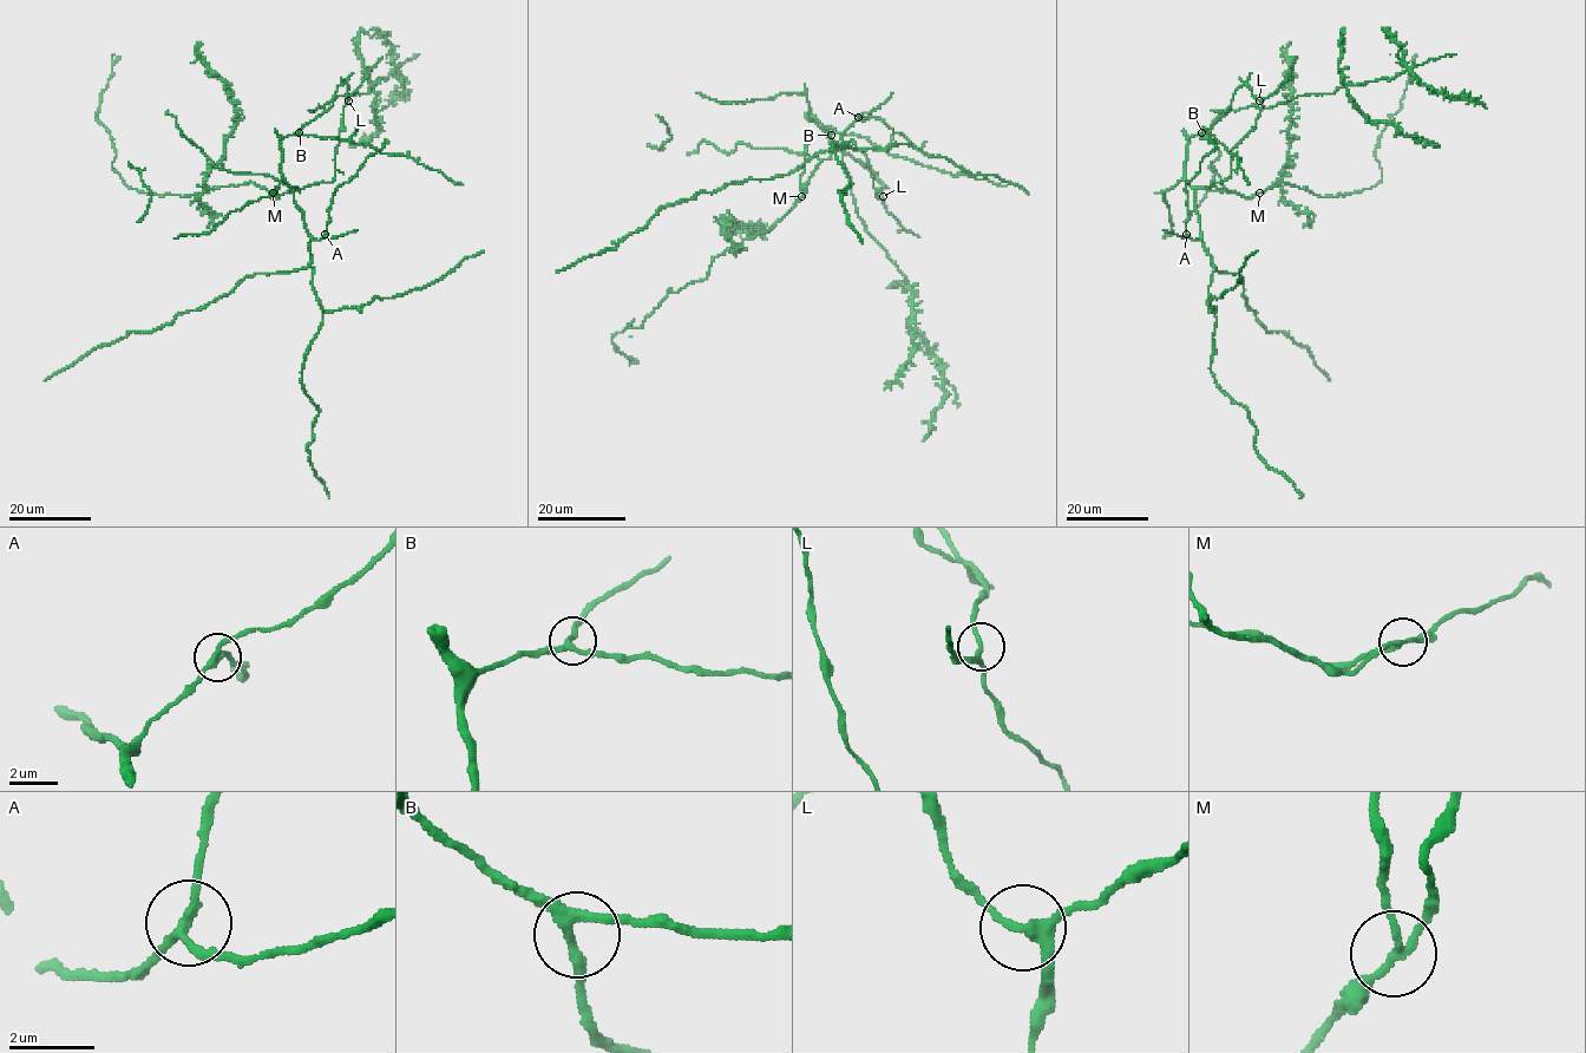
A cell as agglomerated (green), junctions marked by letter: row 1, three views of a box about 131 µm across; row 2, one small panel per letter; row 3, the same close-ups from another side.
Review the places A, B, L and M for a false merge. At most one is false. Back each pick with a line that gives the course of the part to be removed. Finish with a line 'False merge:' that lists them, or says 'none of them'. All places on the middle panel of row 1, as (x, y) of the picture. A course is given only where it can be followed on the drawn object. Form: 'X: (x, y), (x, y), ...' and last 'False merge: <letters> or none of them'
M: (801, 196), (805, 145), (810, 138)
False merge: M

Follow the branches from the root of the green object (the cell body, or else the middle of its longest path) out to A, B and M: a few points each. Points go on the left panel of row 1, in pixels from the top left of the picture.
A: (299, 189), (293, 188), (293, 200), (302, 213), (307, 234), (316, 240), (325, 234)
B: (299, 189), (282, 176), (281, 141), (299, 132)
M: (299, 189), (276, 198), (273, 193)

